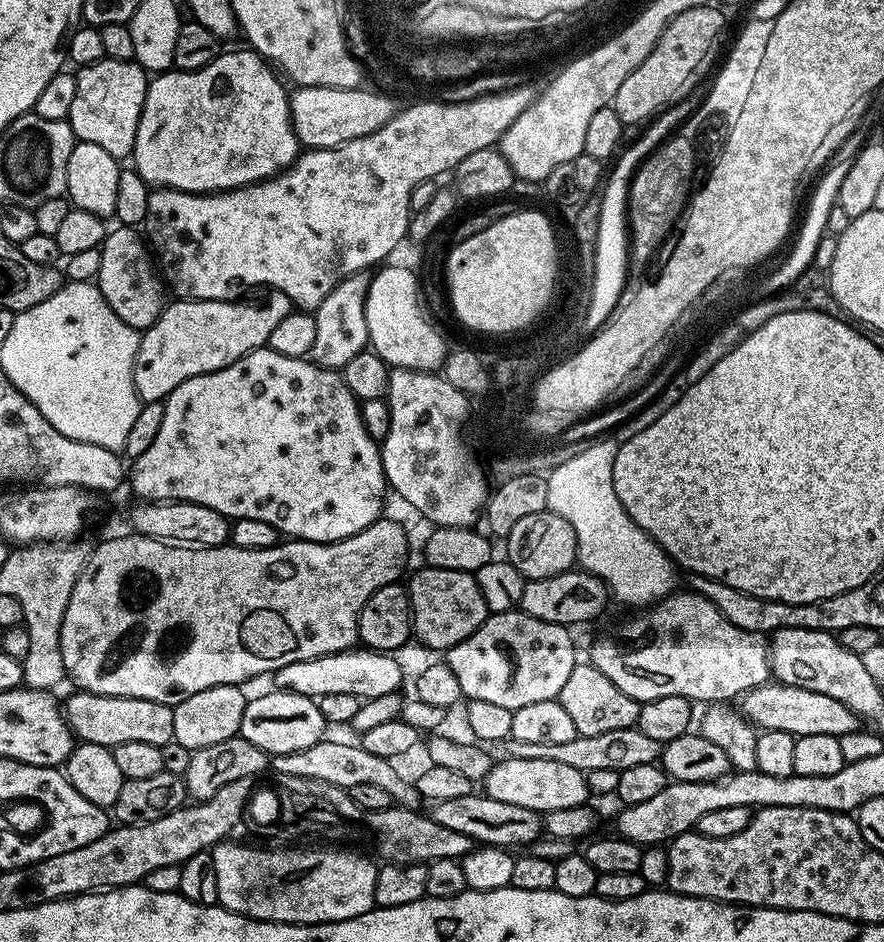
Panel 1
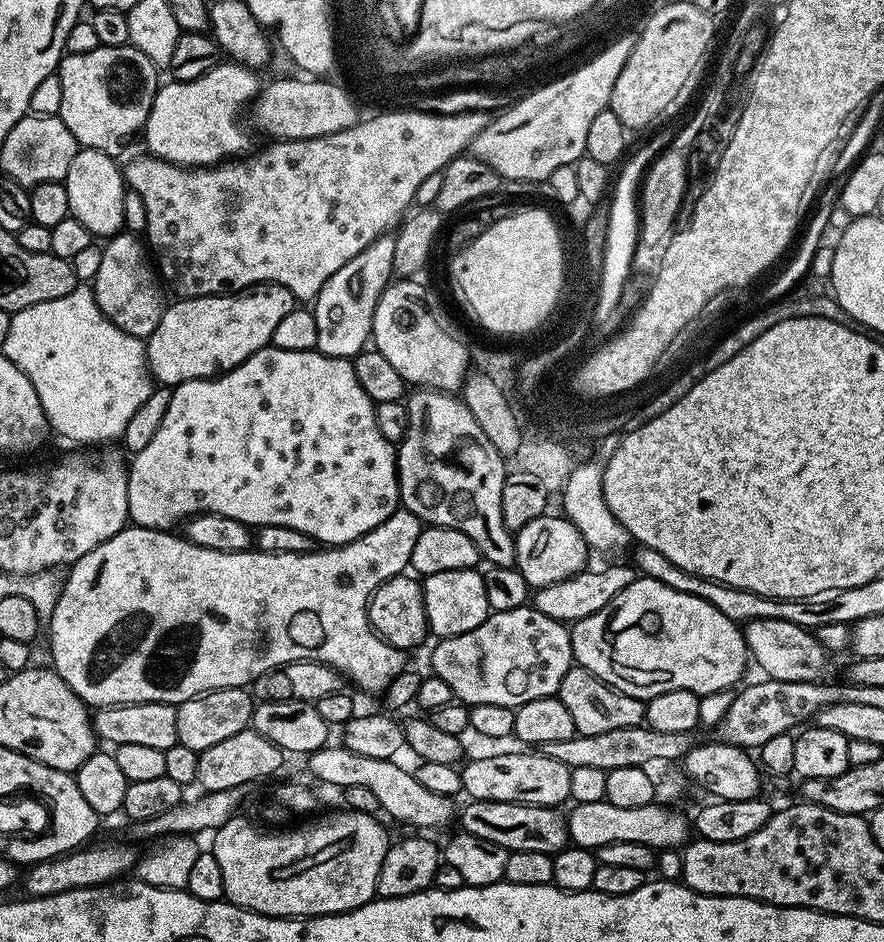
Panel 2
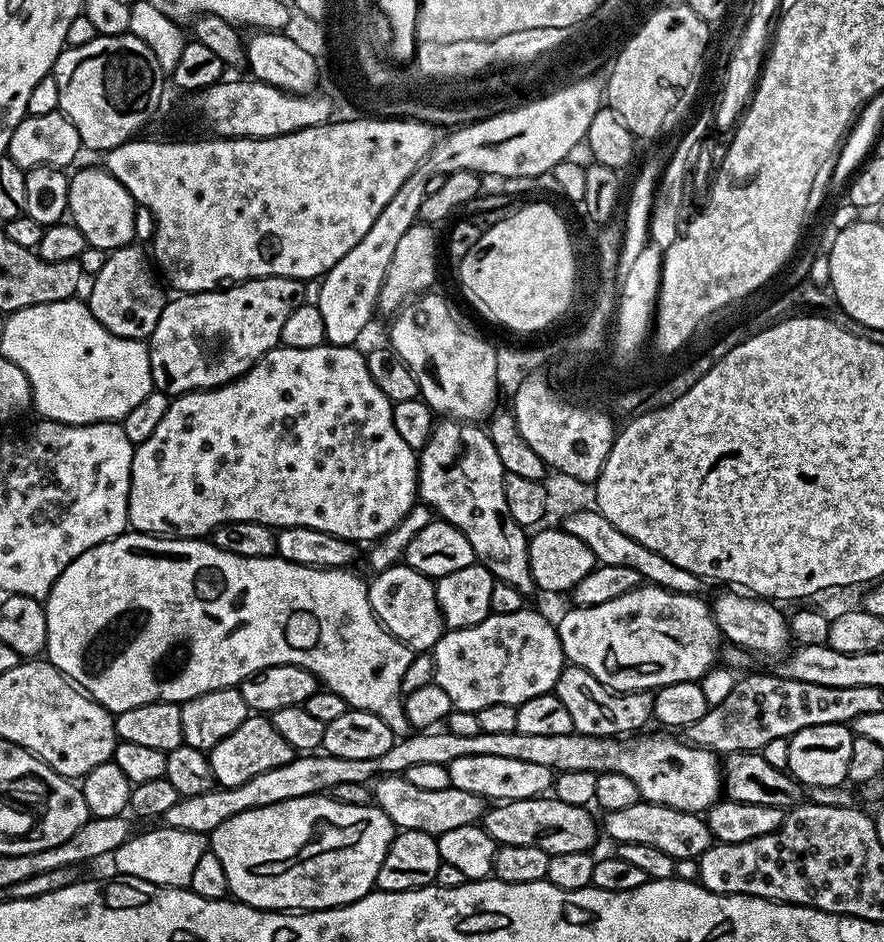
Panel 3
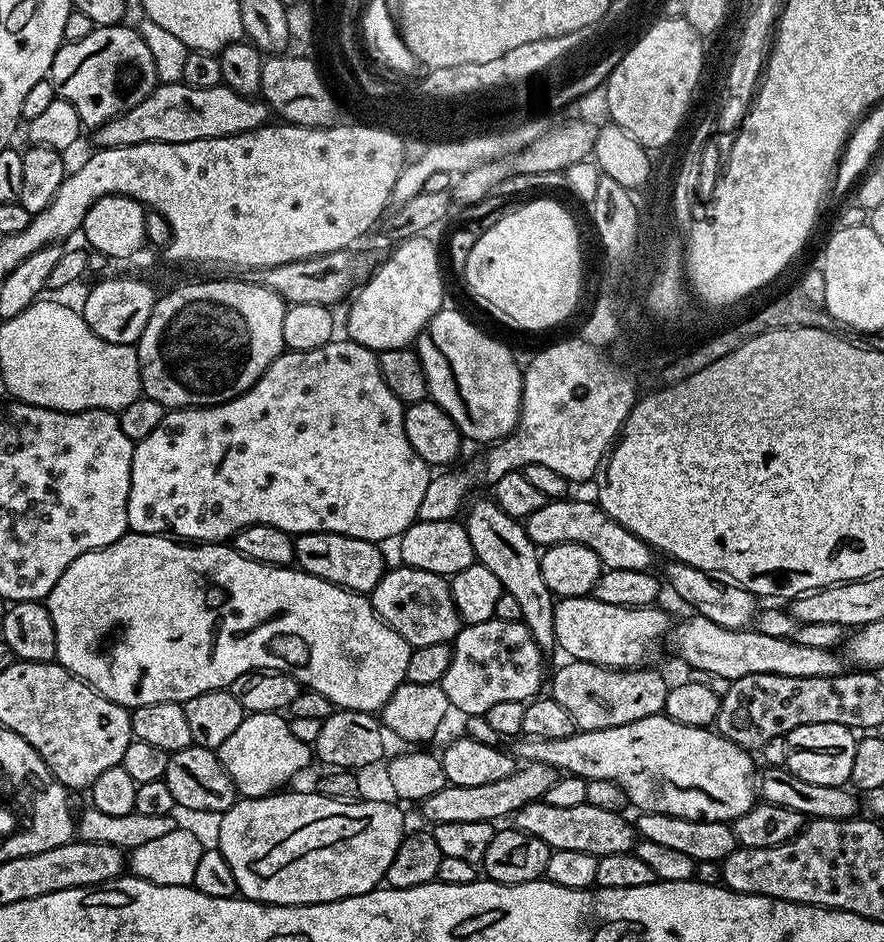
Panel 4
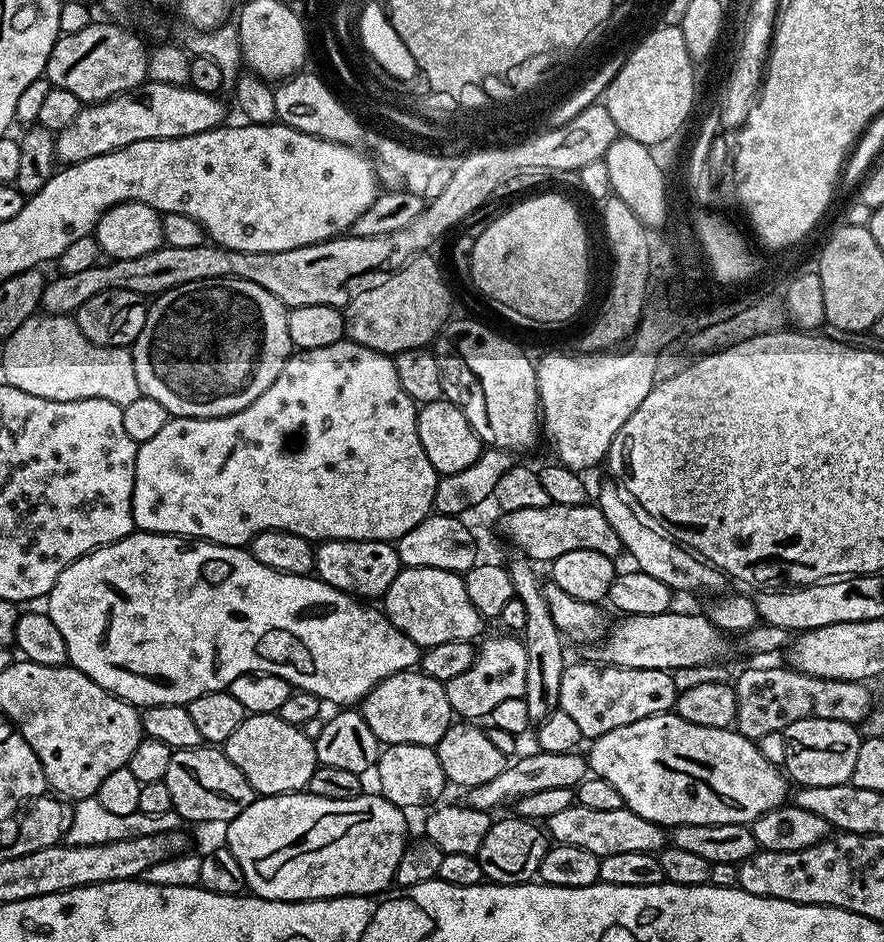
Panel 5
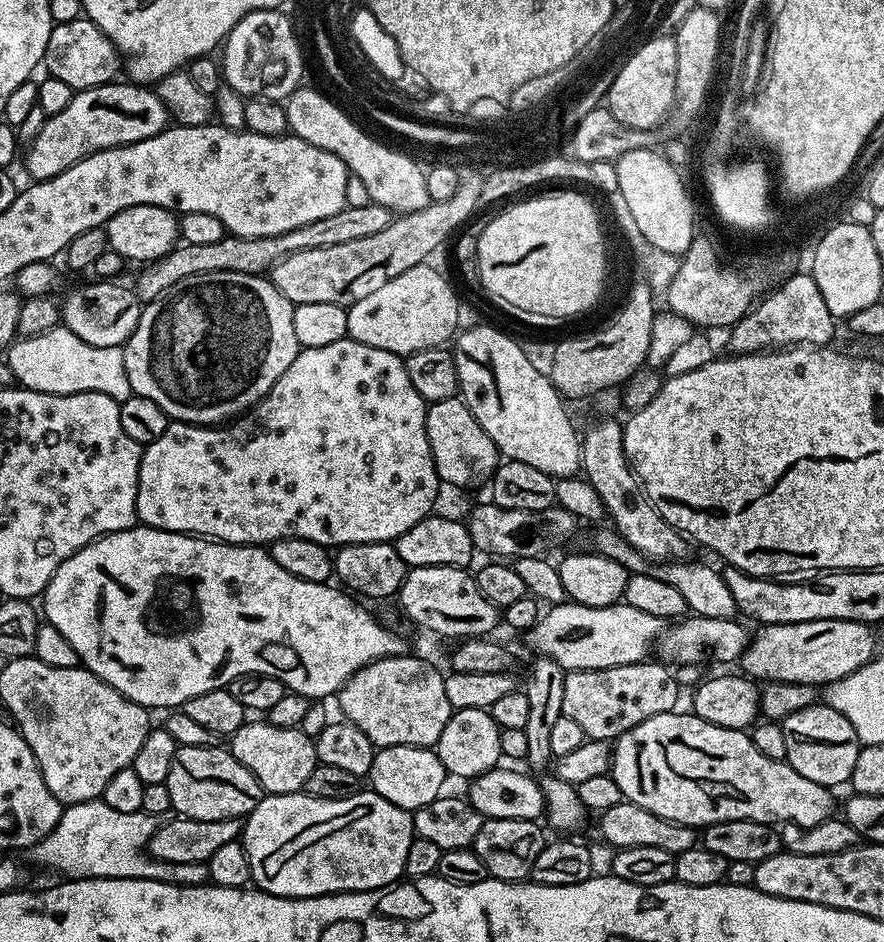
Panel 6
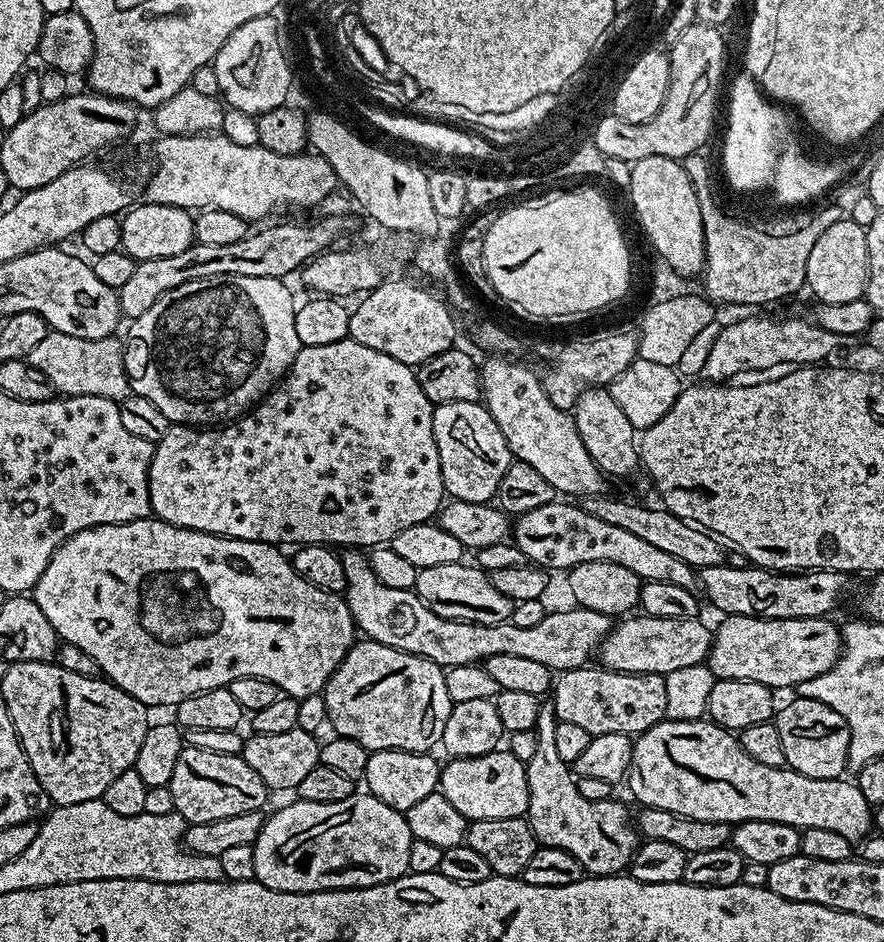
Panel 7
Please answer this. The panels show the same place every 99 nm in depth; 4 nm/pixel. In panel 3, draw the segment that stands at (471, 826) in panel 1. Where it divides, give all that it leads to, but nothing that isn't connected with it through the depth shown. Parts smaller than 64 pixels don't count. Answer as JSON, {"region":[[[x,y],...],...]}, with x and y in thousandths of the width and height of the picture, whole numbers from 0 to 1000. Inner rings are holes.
{"region":[[[617,843],[594,849],[572,849],[553,857],[549,861],[545,878],[550,881],[550,885],[554,885],[554,890],[561,892],[562,897],[609,898],[618,902],[620,910],[627,907],[654,907],[655,904],[670,904],[673,901],[674,891],[680,891],[681,887],[675,867],[673,870],[667,863],[665,858],[645,856],[629,848],[628,844]]]}

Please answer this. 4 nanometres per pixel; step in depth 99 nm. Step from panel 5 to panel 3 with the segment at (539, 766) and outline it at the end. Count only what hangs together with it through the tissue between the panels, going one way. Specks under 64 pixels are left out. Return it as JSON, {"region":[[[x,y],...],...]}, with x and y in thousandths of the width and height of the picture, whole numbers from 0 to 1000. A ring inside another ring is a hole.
{"region":[[[456,822],[429,825],[423,832],[423,852],[442,868],[449,880],[477,881],[491,889],[518,877],[543,875],[550,861],[550,851],[541,843],[510,834],[505,839],[477,839],[466,833]]]}

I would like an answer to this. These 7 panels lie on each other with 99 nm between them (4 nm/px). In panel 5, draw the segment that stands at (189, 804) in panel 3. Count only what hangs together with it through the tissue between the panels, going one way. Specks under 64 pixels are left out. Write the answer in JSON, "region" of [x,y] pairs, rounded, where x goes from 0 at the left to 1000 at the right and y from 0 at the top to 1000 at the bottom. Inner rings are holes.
{"region":[[[764,755],[750,756],[743,760],[736,760],[735,762],[726,762],[722,766],[713,766],[713,771],[699,771],[699,775],[690,775],[690,779],[681,779],[676,785],[669,787],[666,798],[663,798],[663,806],[665,808],[665,814],[669,823],[680,824],[686,826],[686,830],[690,830],[690,834],[695,834],[695,839],[699,839],[699,843],[704,843],[706,848],[706,857],[717,860],[717,864],[726,864],[726,868],[731,868],[735,873],[745,875],[748,877],[768,877],[771,875],[844,875],[850,876],[851,872],[855,870],[862,864],[867,864],[871,860],[882,857],[888,852],[894,845],[894,837],[891,841],[893,829],[889,827],[888,821],[883,818],[879,812],[873,811],[869,806],[860,798],[859,789],[854,786],[846,786],[839,780],[838,777],[834,777],[828,773],[804,773],[803,771],[785,771],[785,766],[776,766],[769,760],[765,759]]]}

